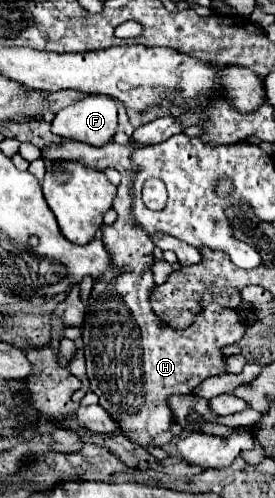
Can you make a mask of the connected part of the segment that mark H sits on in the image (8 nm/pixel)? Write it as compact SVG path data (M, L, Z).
M68 140L64 144L52 144L42 148L42 158L50 162L76 160L96 170L112 166L122 175L113 200L113 209L118 217L114 224L102 226L100 238L106 248L110 248L114 264L126 266L130 268L130 272L124 272L122 276L118 276L118 280L112 280L110 284L98 282L92 288L86 318L82 324L86 374L90 380L90 390L98 394L100 406L106 408L110 416L114 416L114 420L118 420L120 432L124 432L132 442L138 444L166 446L174 438L170 430L172 410L168 398L172 394L190 394L208 376L224 374L226 360L220 350L226 344L238 342L244 334L244 326L238 320L236 310L224 308L216 302L198 312L194 324L190 324L188 328L168 328L152 312L148 294L154 288L154 244L146 236L146 232L130 228L130 216L126 216L126 208L131 208L132 205L134 184L134 177L131 178L130 172L130 148L134 148L134 142L130 142L128 146L110 142L96 148L76 140Z

